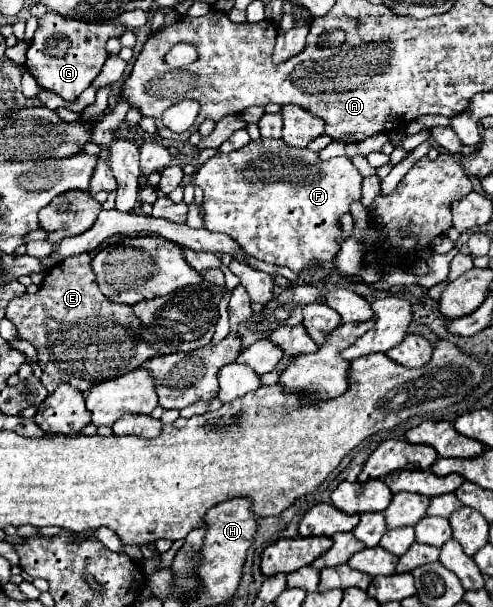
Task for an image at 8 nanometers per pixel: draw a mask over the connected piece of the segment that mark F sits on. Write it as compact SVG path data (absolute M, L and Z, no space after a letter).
M261 139L251 141L239 151L233 153L217 153L197 169L197 185L205 193L203 211L205 211L205 227L215 233L227 233L245 249L247 255L289 267L295 275L299 275L311 261L329 263L343 241L341 217L351 211L351 203L361 201L361 173L355 169L351 159L335 157L329 161L321 161L317 153L309 149L287 149L279 155L279 159L263 159L261 155Z

